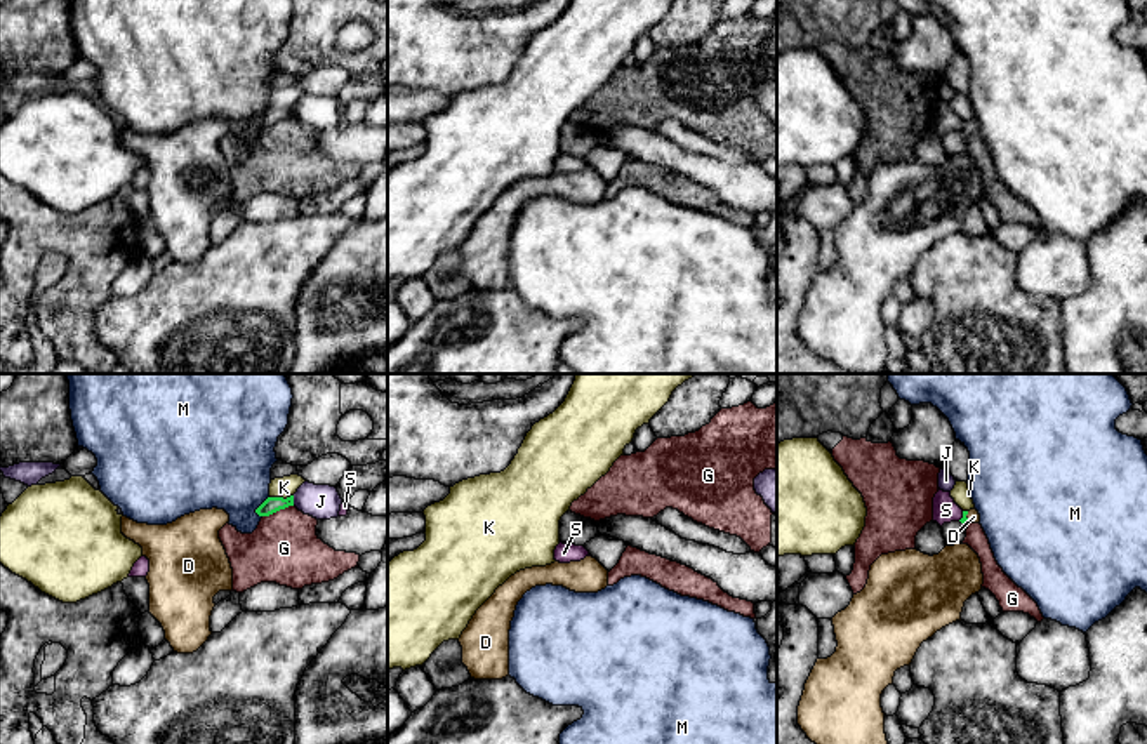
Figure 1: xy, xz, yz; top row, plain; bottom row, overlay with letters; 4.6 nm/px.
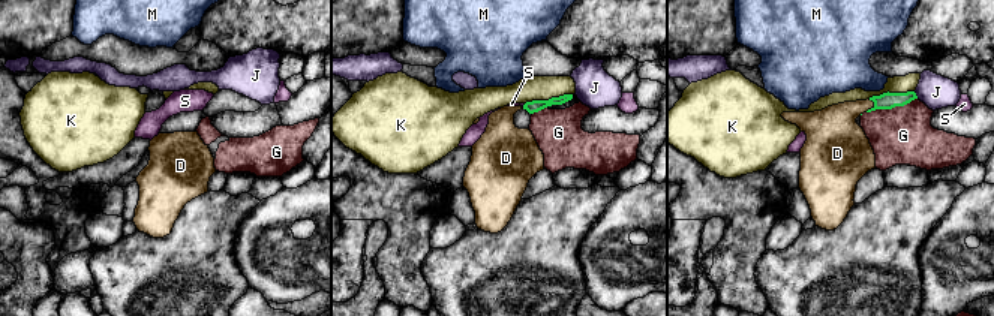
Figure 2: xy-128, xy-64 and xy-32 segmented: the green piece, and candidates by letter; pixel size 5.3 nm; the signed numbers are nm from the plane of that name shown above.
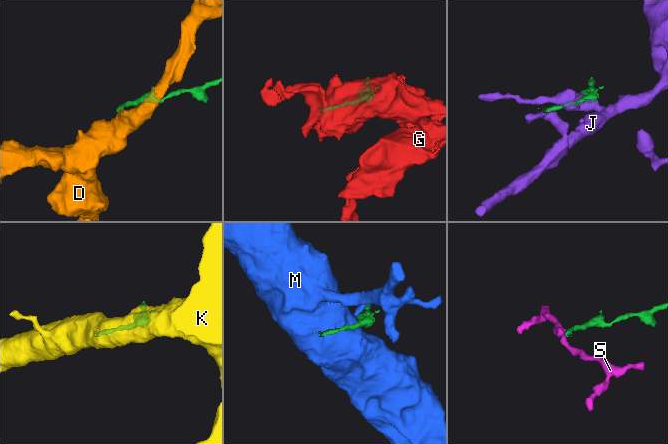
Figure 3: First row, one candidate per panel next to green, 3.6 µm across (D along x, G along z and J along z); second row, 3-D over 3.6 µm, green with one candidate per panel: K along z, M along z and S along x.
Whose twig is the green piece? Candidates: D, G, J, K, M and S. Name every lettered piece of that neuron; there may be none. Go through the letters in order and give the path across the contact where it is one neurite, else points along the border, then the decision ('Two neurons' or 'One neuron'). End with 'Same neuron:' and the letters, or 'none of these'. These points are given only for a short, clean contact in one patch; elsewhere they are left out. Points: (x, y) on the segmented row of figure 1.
D: Path across: yz (963, 520), (965, 517), (974, 517). One neuron
G: Boundary: xy (292, 504), (263, 517). Two neurons
J: Two neurons
K: Two neurons
M: Two neurons
S: Boundary: yz (963, 511), (958, 520). Two neurons
Same neuron: D

